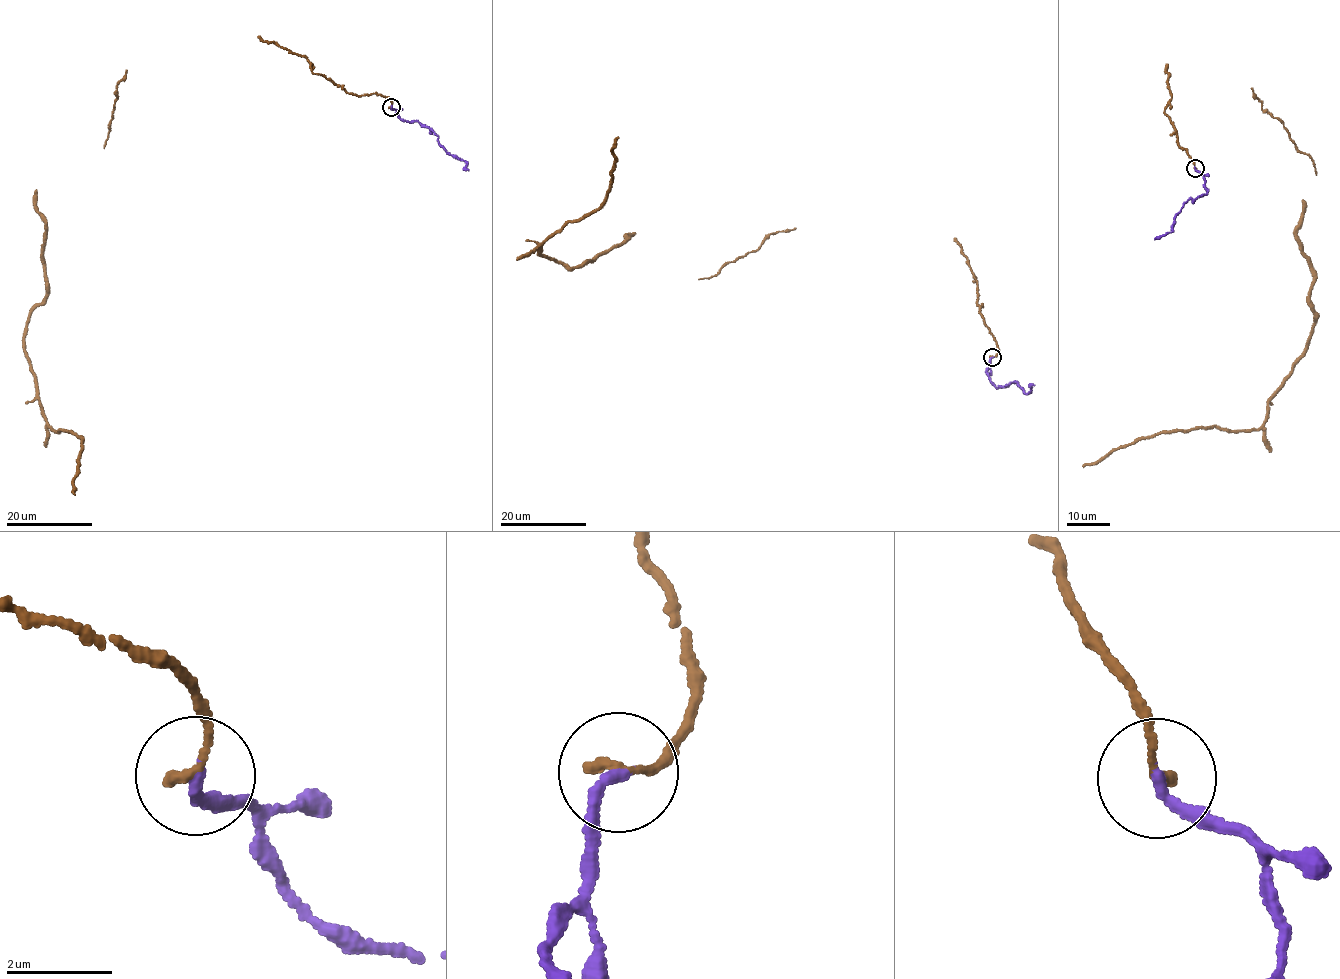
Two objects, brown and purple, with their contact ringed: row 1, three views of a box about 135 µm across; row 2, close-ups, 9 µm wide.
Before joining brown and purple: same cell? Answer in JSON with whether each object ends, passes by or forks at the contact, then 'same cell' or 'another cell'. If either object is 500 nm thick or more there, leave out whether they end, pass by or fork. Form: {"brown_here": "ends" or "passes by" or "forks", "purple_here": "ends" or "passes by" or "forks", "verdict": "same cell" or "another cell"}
{"brown_here": "ends", "purple_here": "ends", "verdict": "same cell"}

